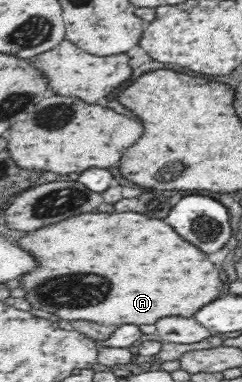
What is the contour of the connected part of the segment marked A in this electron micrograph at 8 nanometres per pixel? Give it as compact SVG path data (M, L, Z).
M82 213L76 217L64 219L60 223L46 225L42 229L30 231L30 233L22 235L16 244L20 246L20 249L24 249L24 252L28 252L30 256L34 257L36 263L40 263L32 271L16 278L20 282L19 288L25 293L23 297L30 306L29 312L34 317L38 317L38 311L46 311L50 315L56 315L59 319L66 319L70 322L92 321L98 325L114 325L116 327L121 325L155 325L158 319L164 319L164 317L192 317L203 305L218 298L218 293L222 289L222 283L218 279L219 268L212 265L204 253L200 253L192 245L184 243L164 221L150 219L150 217L140 215L140 213Z

